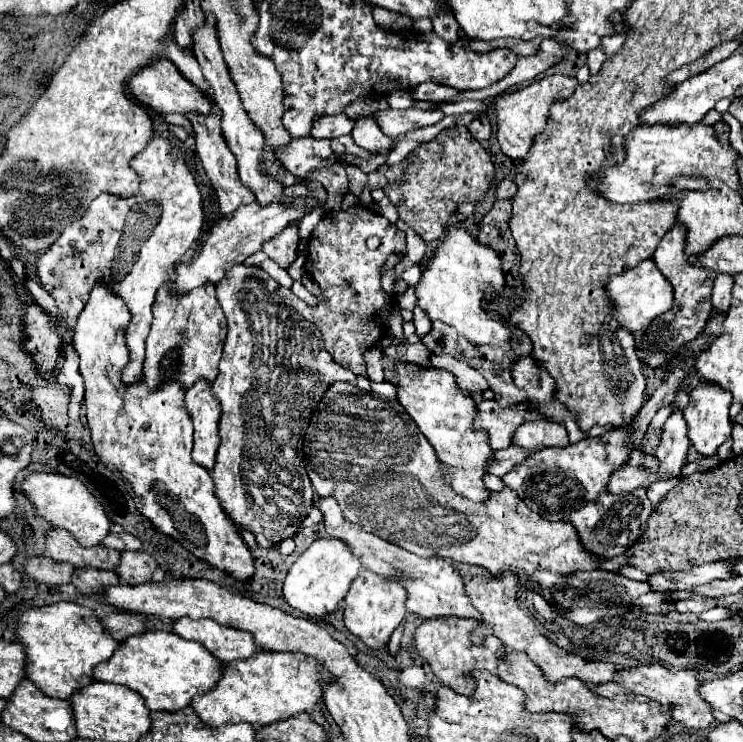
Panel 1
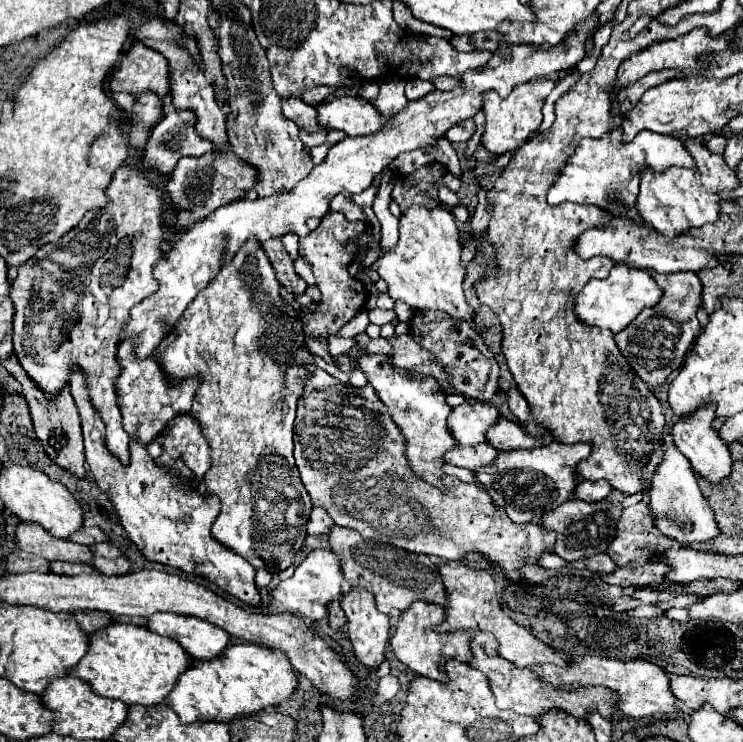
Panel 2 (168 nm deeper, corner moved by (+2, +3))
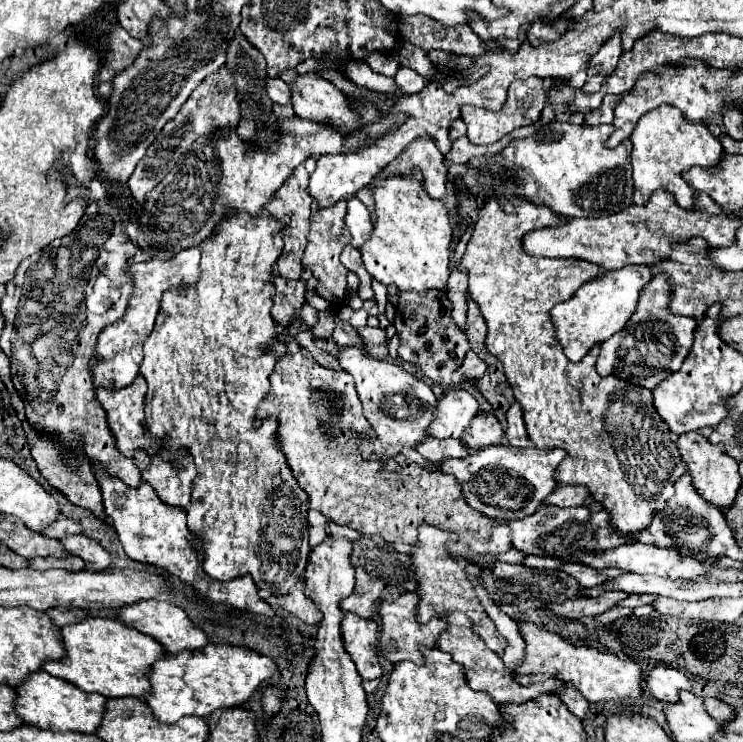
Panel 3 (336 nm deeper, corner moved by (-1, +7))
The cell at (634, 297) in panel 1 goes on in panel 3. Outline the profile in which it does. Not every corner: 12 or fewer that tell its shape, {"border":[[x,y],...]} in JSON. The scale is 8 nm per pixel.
{"border":[[646,265],[604,271],[550,317],[578,363],[632,317]]}

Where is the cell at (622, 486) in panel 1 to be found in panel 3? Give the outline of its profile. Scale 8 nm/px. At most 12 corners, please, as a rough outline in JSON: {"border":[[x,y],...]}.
{"border":[[556,485],[542,505],[578,507],[590,493],[582,485]]}

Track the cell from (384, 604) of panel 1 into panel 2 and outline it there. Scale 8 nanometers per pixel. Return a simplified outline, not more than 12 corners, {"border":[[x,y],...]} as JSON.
{"border":[[353,587],[341,599],[347,637],[367,667],[383,663],[391,617],[373,593]]}

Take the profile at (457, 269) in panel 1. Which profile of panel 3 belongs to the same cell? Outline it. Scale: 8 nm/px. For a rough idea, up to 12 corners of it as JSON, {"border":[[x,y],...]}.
{"border":[[422,173],[374,179],[366,271],[446,291],[450,219]]}

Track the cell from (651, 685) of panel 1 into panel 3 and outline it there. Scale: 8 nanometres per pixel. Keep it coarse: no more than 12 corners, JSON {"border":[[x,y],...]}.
{"border":[[518,621],[518,673],[548,673],[590,703],[638,699],[632,661]]}

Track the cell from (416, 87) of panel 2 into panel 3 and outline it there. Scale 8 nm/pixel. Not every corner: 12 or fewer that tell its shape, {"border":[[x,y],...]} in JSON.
{"border":[[348,61],[344,73],[356,85],[394,93],[392,77],[374,73],[364,61]]}

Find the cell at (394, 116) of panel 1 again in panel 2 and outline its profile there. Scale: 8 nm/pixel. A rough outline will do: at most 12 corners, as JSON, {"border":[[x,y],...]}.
{"border":[[361,97],[321,103],[323,127],[373,135],[391,119]]}

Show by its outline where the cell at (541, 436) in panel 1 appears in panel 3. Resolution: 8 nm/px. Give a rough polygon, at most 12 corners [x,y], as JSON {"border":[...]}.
{"border":[[478,413],[460,441],[468,449],[506,443],[500,421]]}

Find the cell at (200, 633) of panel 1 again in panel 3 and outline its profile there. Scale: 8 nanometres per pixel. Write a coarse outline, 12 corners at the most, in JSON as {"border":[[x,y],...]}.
{"border":[[136,601],[116,619],[156,639],[166,653],[202,649],[208,639],[186,613]]}

